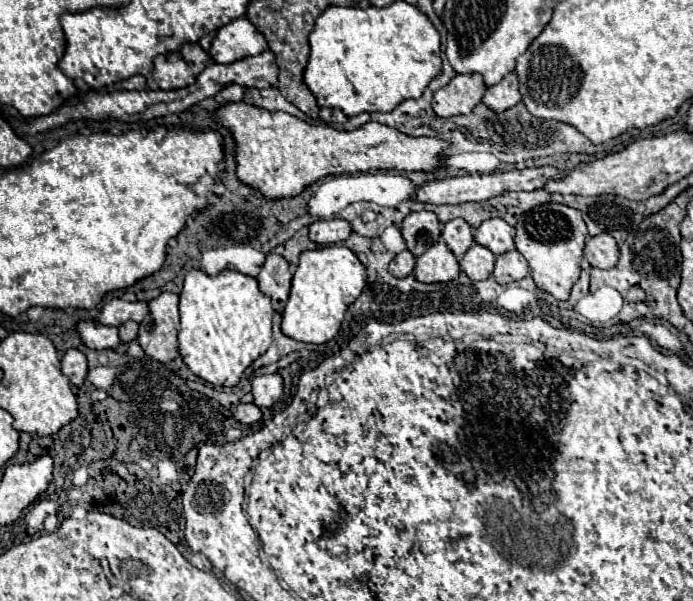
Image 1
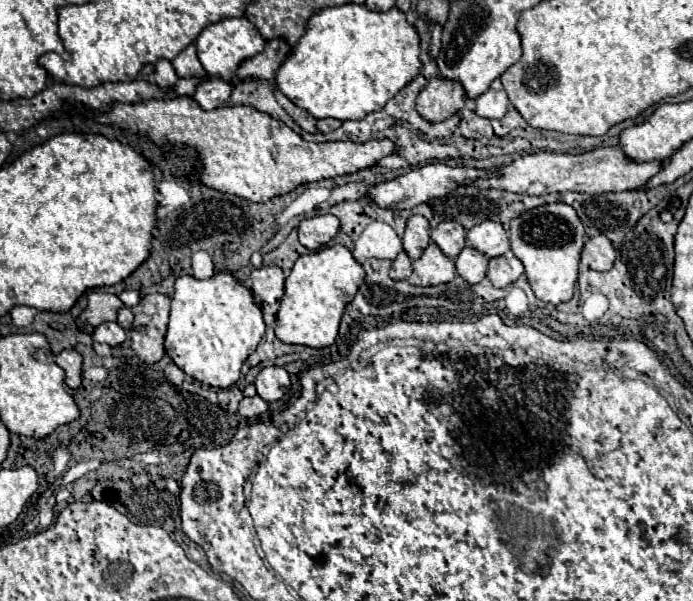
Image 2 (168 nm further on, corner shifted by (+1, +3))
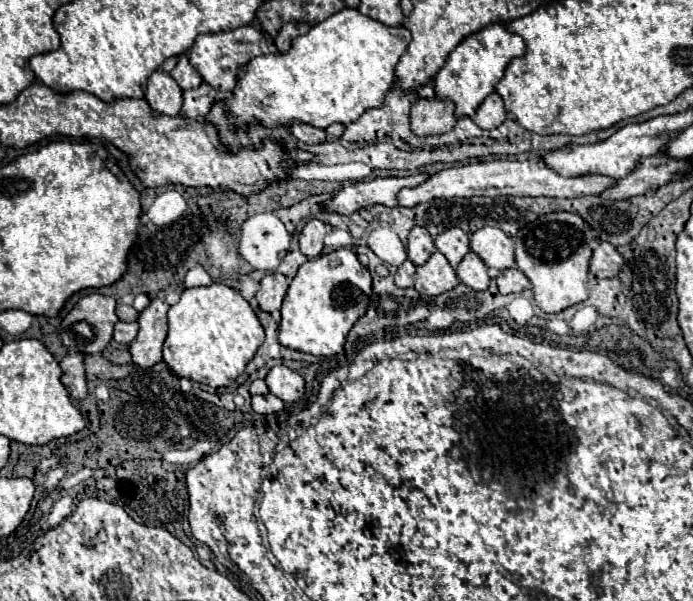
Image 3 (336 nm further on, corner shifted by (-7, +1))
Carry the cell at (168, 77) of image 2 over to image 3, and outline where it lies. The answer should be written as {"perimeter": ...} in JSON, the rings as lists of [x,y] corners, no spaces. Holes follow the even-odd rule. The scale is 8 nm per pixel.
{"perimeter":[[[156,70],[148,80],[146,102],[154,116],[178,116],[182,106],[182,90],[170,74]]]}

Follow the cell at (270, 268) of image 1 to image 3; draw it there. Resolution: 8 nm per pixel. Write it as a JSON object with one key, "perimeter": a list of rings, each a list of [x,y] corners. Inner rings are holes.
{"perimeter":[[[274,272],[274,274],[266,274],[262,280],[260,280],[260,288],[256,292],[256,300],[258,300],[258,306],[260,310],[264,312],[278,312],[280,310],[280,304],[286,296],[286,290],[288,290],[288,278],[280,272]]]}

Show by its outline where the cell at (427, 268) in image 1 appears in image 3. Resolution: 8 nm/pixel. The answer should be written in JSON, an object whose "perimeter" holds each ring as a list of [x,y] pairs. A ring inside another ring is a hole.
{"perimeter":[[[434,252],[424,266],[416,268],[416,284],[414,288],[422,296],[438,296],[452,290],[458,284],[458,276],[454,268],[448,264],[444,254]]]}

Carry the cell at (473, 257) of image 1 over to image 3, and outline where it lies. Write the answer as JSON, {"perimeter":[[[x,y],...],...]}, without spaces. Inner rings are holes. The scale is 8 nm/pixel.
{"perimeter":[[[468,252],[462,258],[462,262],[456,266],[456,276],[460,278],[462,284],[466,284],[472,290],[486,290],[490,284],[488,268],[480,260],[480,256],[474,252]]]}

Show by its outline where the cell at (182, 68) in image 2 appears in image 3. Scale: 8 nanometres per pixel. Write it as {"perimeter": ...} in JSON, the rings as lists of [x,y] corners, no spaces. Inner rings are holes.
{"perimeter":[[[180,56],[178,64],[170,70],[170,76],[178,82],[178,86],[182,90],[188,90],[188,88],[198,88],[202,84],[202,78],[198,76],[198,72],[190,66],[188,58],[186,56]]]}

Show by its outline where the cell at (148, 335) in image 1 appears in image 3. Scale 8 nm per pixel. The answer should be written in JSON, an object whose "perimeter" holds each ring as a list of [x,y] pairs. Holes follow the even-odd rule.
{"perimeter":[[[152,298],[150,306],[138,316],[138,336],[130,342],[132,362],[140,368],[150,368],[162,360],[162,344],[166,340],[168,304],[162,298]]]}

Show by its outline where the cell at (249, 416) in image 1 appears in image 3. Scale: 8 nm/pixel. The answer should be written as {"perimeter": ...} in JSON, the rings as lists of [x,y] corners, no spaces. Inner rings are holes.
{"perimeter":[[[262,394],[262,396],[252,396],[252,408],[258,414],[272,414],[280,412],[284,408],[284,402],[274,394]]]}

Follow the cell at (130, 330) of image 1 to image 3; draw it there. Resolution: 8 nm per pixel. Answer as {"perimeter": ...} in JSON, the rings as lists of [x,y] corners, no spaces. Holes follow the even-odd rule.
{"perimeter":[[[118,304],[118,306],[116,306],[116,316],[118,316],[122,322],[134,322],[134,320],[138,318],[138,312],[136,312],[132,306]]]}

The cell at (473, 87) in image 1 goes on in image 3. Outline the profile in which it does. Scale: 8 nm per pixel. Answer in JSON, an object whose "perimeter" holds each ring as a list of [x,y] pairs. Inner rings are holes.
{"perimeter":[[[416,100],[410,110],[410,126],[416,136],[436,136],[456,124],[454,106],[446,100]]]}

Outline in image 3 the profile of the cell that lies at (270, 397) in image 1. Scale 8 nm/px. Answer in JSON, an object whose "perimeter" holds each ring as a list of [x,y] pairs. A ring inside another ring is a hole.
{"perimeter":[[[274,366],[266,376],[266,384],[274,396],[288,404],[300,400],[304,394],[304,378],[288,366]]]}

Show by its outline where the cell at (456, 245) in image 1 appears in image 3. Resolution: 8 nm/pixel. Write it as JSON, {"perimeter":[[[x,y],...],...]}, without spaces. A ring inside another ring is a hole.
{"perimeter":[[[448,228],[446,232],[438,234],[438,252],[442,252],[450,266],[456,268],[460,260],[470,252],[470,240],[460,228]]]}

